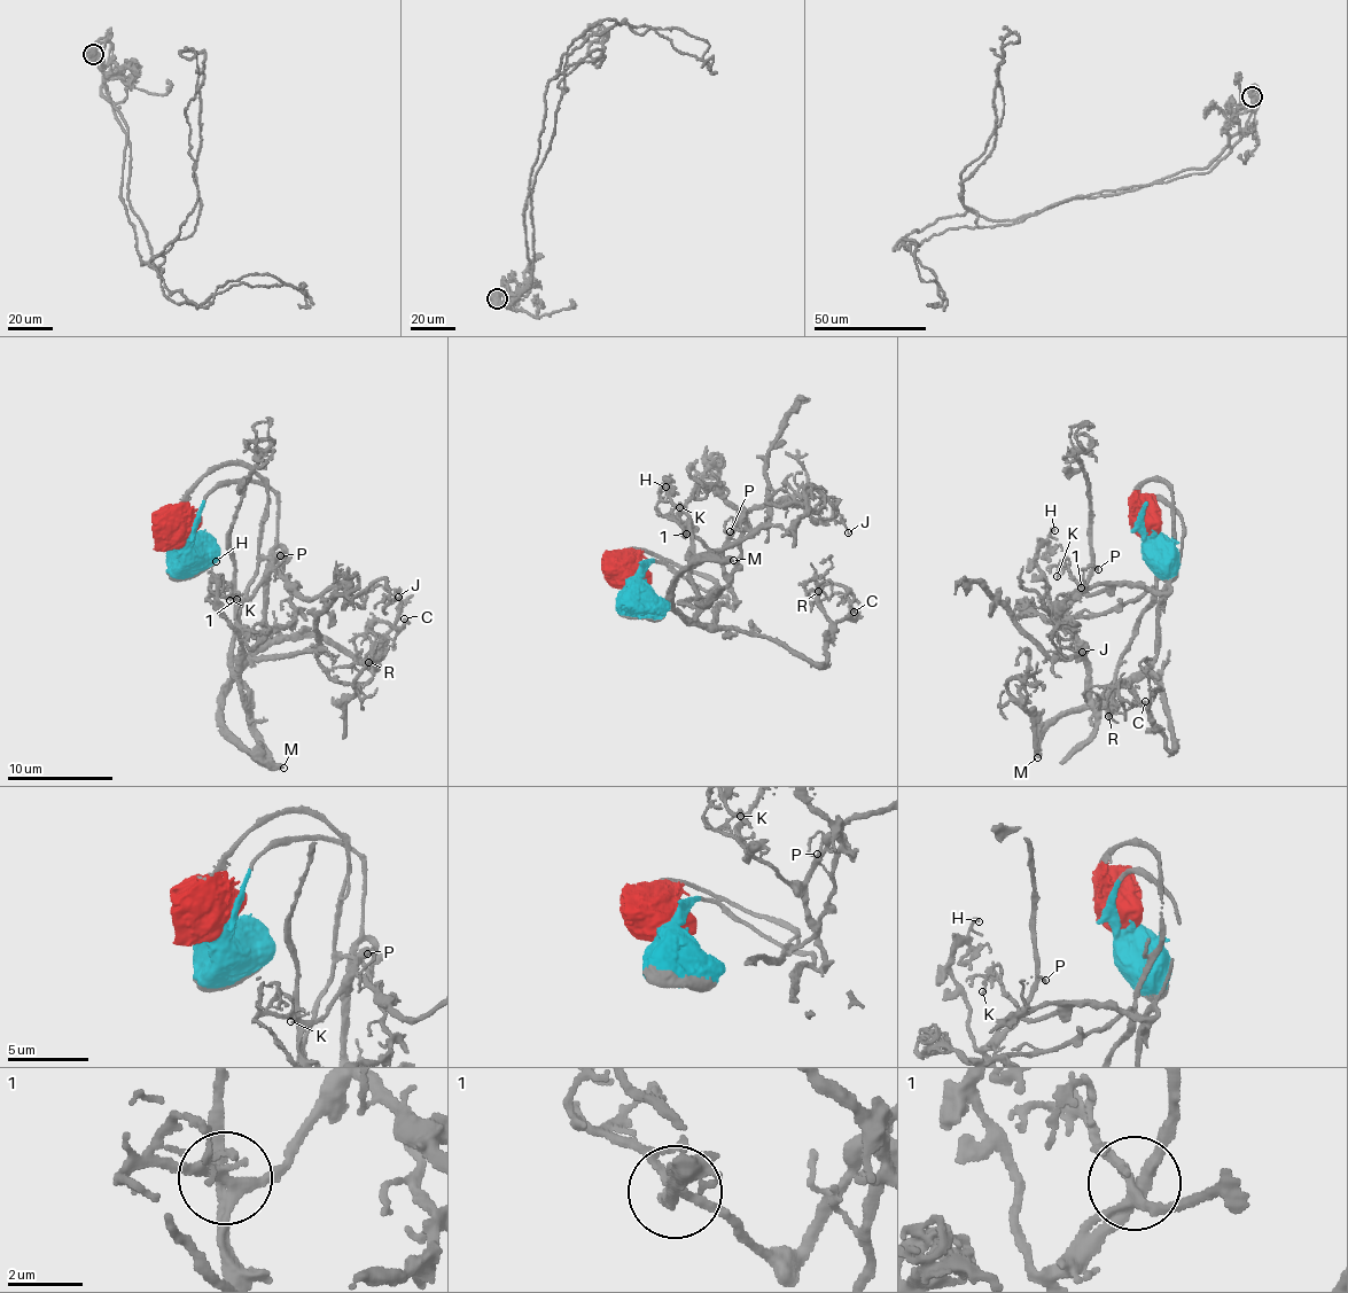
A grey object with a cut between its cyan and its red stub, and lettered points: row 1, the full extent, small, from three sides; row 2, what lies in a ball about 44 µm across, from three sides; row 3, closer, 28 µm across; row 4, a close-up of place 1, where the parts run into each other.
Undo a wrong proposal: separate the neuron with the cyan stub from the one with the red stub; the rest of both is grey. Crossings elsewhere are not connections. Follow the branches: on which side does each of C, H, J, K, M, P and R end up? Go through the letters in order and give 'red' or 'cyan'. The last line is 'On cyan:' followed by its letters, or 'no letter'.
C: cyan
H: red
J: cyan
K: cyan
M: cyan
P: cyan
R: cyan
On cyan: C, J, K, M, P, R

